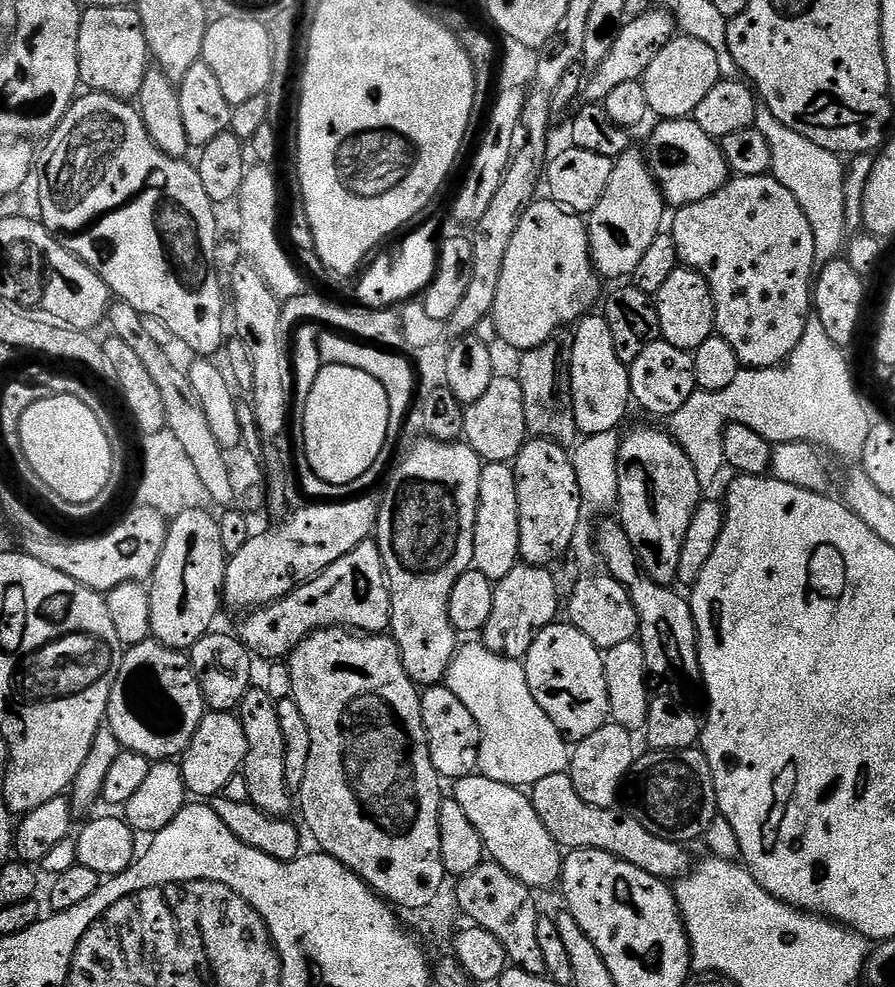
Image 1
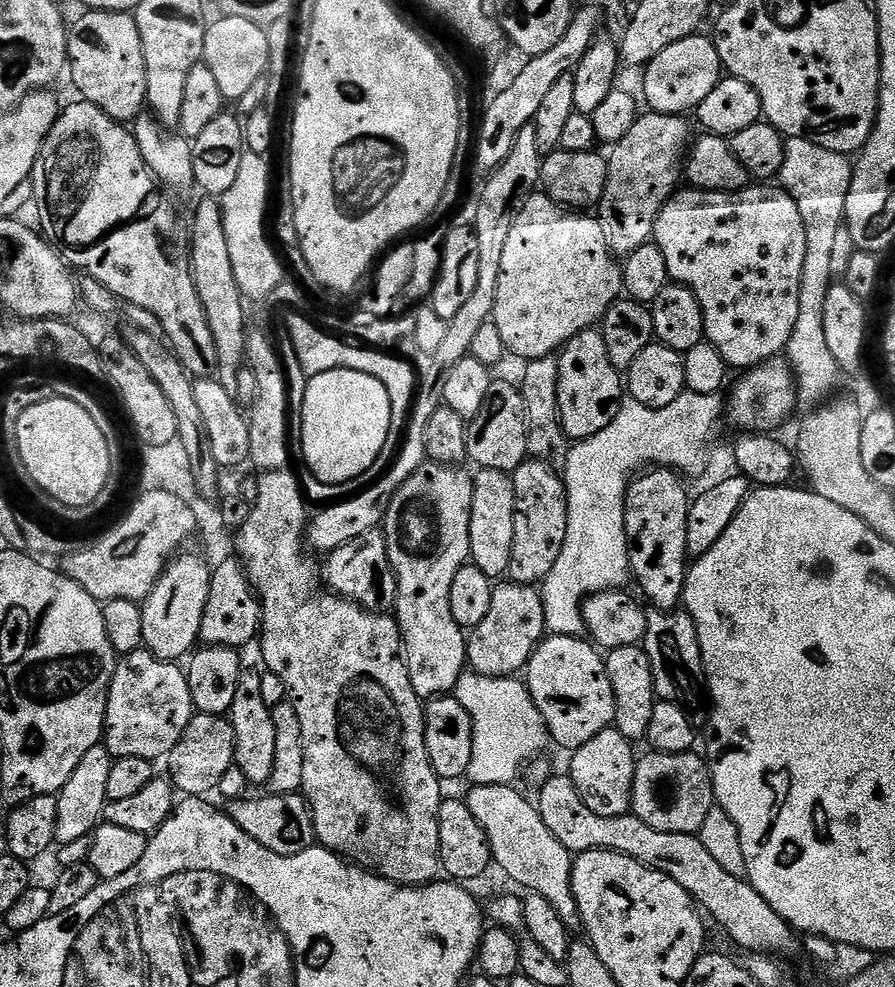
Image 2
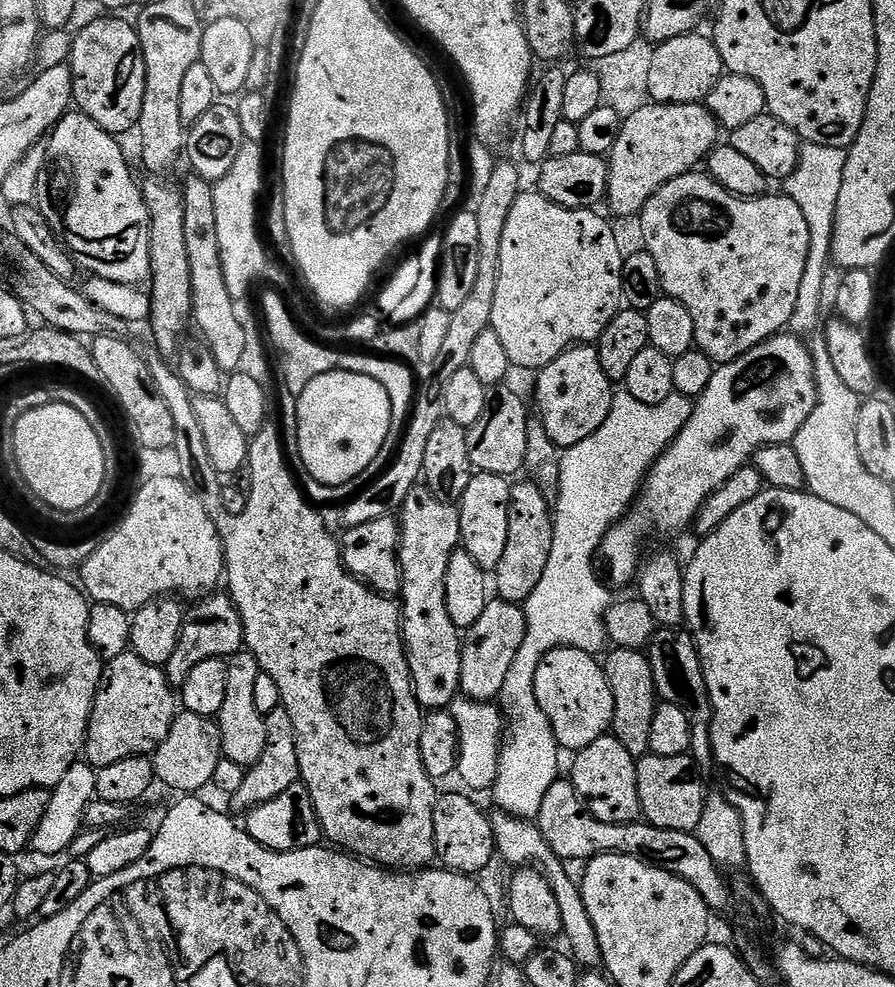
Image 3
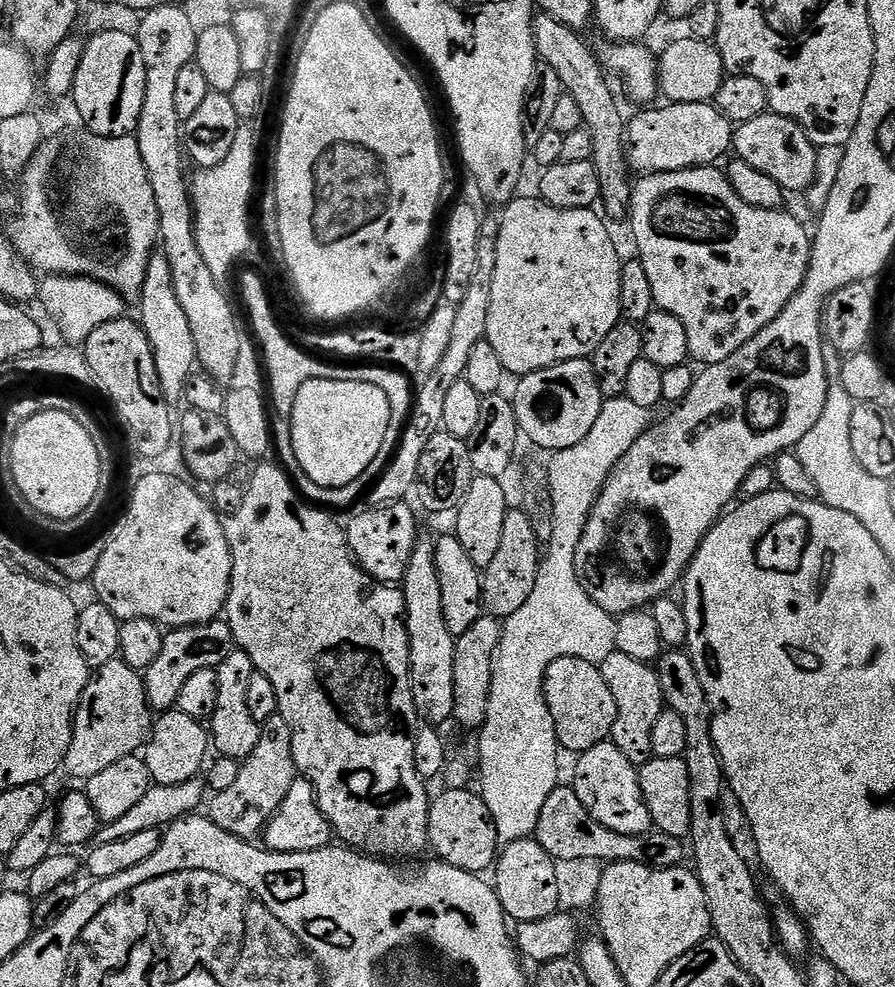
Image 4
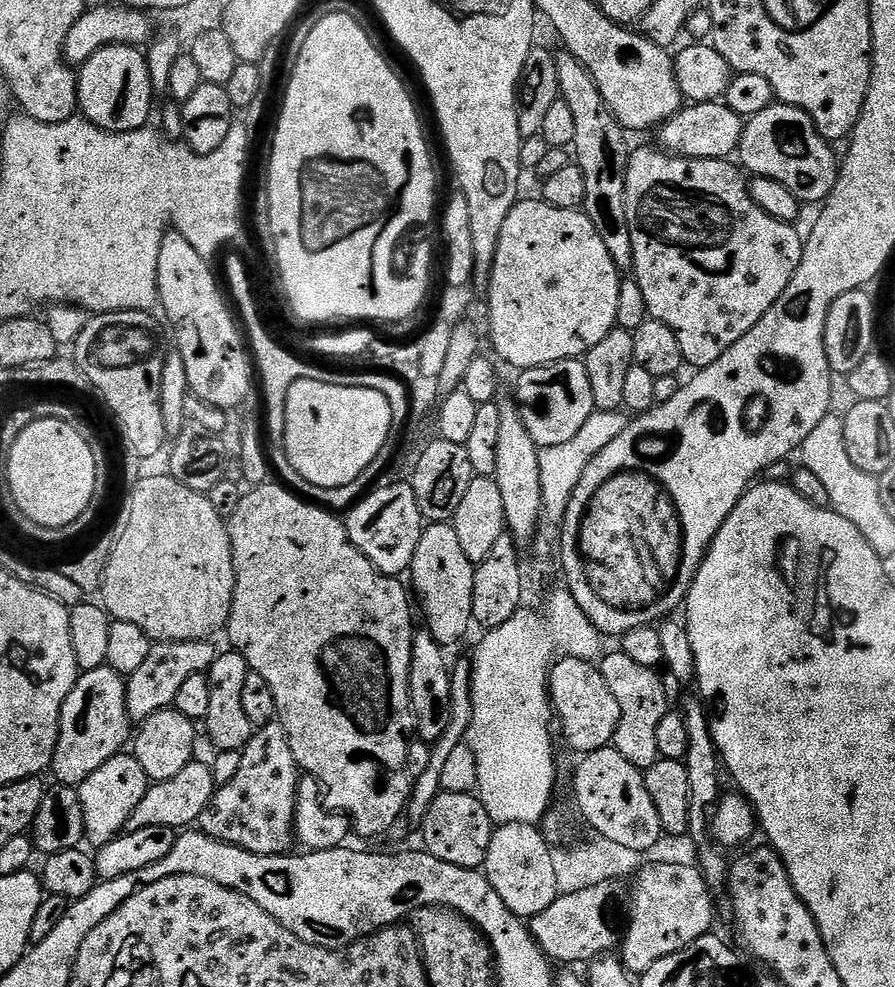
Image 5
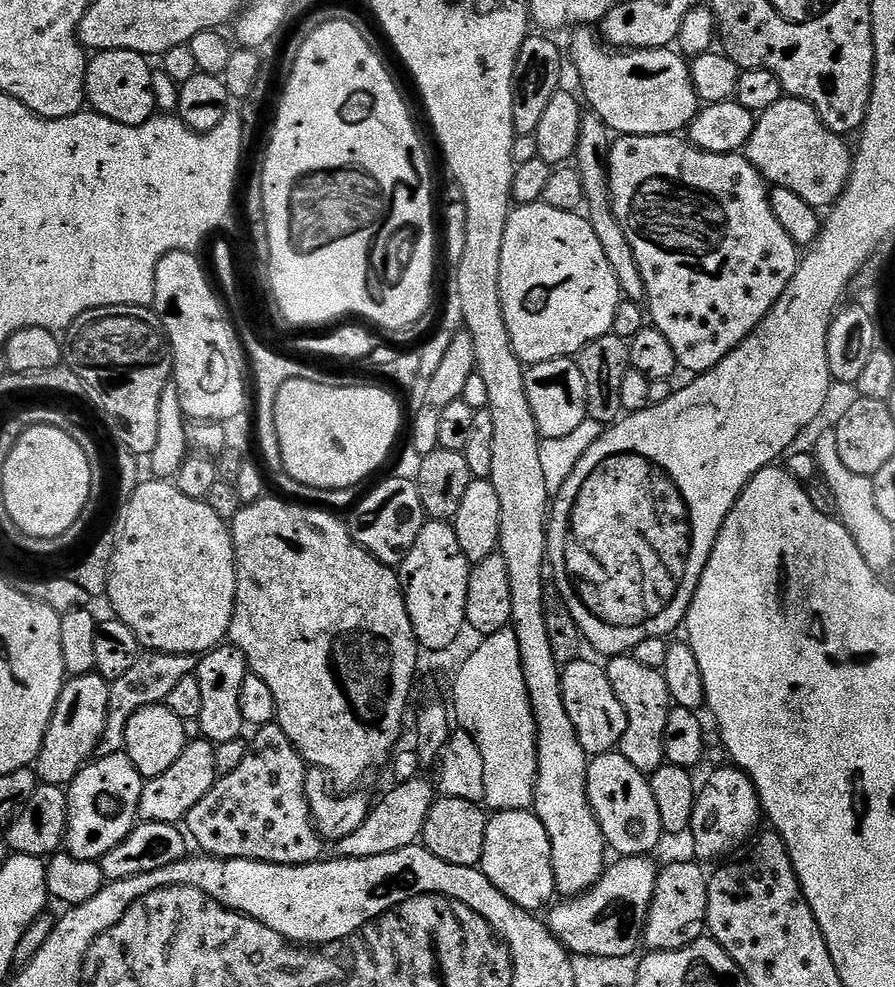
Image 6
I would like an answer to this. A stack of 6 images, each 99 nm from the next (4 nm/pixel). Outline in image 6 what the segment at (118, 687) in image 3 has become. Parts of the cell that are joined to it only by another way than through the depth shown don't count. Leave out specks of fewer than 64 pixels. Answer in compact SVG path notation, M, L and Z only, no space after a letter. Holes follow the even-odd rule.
M73 676L67 681L56 703L46 738L42 742L40 757L36 759L34 771L40 784L67 786L97 755L100 741L104 739L108 707L110 706L110 684L101 676Z

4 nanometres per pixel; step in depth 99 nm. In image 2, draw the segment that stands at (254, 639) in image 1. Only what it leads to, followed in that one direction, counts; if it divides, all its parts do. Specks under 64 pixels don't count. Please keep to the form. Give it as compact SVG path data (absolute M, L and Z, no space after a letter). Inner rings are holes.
M380 528L370 530L366 534L358 534L354 542L346 542L338 550L327 553L328 565L323 565L322 580L335 595L344 597L345 600L353 600L368 612L391 613L396 606L396 575L390 566L386 538Z

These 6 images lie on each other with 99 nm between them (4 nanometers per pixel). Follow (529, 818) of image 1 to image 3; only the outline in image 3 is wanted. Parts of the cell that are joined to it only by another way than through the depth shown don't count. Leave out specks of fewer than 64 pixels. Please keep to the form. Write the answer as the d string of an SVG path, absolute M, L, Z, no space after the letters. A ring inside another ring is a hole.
M497 811L495 815L491 817L491 822L499 859L513 864L513 869L529 867L543 874L550 890L554 890L554 898L558 902L558 914L562 914L562 940L568 943L567 951L581 969L599 969L604 959L602 946L598 946L598 933L594 931L594 922L590 922L590 913L587 912L586 902L580 893L580 884L572 881L571 874L564 869L567 868L565 861L558 859L554 850L550 850L546 838L542 838L539 828L533 821L520 820L502 811Z

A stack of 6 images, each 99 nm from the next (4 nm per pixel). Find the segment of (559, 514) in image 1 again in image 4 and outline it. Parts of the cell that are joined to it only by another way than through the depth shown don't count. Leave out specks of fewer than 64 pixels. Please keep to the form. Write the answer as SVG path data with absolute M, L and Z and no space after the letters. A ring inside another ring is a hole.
M520 506L513 507L506 514L506 523L502 525L502 539L498 551L490 561L490 566L482 572L482 608L487 615L507 618L515 614L530 598L530 590L534 590L534 582L538 578L542 543L534 534L530 519Z

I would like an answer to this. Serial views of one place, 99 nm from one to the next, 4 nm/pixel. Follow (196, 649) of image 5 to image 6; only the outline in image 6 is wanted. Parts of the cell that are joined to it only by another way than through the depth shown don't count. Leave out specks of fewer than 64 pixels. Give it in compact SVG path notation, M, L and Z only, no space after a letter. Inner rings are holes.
M145 651L134 662L134 666L128 673L122 674L122 678L111 681L110 706L108 707L108 721L104 731L104 739L97 748L99 757L109 757L110 754L124 751L124 739L126 738L126 726L138 710L146 706L154 706L167 701L170 690L182 682L182 678L193 675L198 663L197 657L186 654L170 654L169 652Z

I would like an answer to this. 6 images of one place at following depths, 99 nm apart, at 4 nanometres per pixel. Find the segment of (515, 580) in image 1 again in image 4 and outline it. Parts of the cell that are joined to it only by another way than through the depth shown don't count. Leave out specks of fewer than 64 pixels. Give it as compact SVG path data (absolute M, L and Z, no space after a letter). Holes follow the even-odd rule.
M482 614L466 634L456 637L454 646L454 714L452 720L464 728L479 730L486 722L486 706L490 702L490 682L500 645L502 624L495 616Z

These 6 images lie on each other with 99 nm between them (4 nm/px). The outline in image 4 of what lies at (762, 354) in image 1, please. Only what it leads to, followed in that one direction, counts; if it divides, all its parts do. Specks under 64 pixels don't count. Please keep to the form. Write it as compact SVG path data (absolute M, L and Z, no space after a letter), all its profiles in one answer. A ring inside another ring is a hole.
M705 166L702 168L687 168L677 172L653 172L644 174L635 181L632 190L632 207L630 209L630 221L632 220L632 236L636 239L635 255L642 262L646 274L650 277L650 287L654 293L654 302L659 311L666 314L674 314L678 322L682 322L686 330L686 338L690 341L690 357L697 360L700 366L726 362L730 354L742 350L750 338L754 338L774 318L782 314L782 310L794 298L794 294L799 292L804 285L804 279L808 273L808 263L812 257L813 237L810 232L800 225L800 220L796 216L791 216L788 210L771 212L770 210L758 210L758 206L749 206L747 202L742 202L738 194L734 194L734 186L730 186L727 175L723 171L719 172L719 167Z

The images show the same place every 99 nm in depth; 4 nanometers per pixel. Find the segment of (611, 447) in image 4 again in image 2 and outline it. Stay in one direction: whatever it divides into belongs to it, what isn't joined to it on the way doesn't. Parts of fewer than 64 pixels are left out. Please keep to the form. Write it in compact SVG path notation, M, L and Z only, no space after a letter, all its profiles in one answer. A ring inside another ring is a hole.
M684 391L670 402L670 406L651 408L642 402L625 398L620 402L614 422L598 430L585 440L575 441L569 447L568 457L562 469L564 489L568 499L566 518L566 542L562 542L562 554L554 562L554 570L544 579L539 589L544 607L544 627L554 636L580 636L584 632L584 602L589 596L606 590L624 590L633 579L628 561L628 539L624 507L628 496L630 477L649 466L663 466L692 476L704 476L708 472L708 447L716 436L716 427L726 412L726 404L717 394L694 394ZM466 670L452 693L468 712L473 726L472 758L467 781L474 786L512 784L520 770L549 747L545 720L528 692L527 685L513 677L480 676Z

